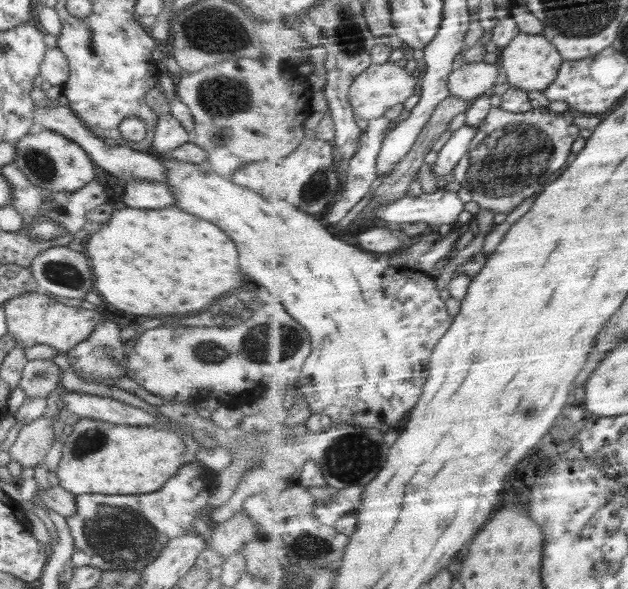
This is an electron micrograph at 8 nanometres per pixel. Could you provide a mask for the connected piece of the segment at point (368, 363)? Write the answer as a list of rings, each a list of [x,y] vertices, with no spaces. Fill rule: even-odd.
[[[156,154],[156,158],[165,166],[167,170],[166,185],[170,187],[172,196],[174,196],[174,204],[177,208],[182,208],[183,212],[200,216],[202,220],[208,220],[216,226],[220,226],[230,240],[236,244],[238,254],[240,254],[240,266],[242,270],[252,278],[252,282],[264,286],[260,288],[267,299],[281,300],[288,312],[299,320],[310,332],[312,337],[312,355],[303,366],[303,374],[299,378],[299,384],[295,388],[299,391],[307,401],[310,408],[316,414],[326,414],[330,416],[334,424],[338,425],[354,425],[360,427],[376,428],[388,424],[390,427],[401,426],[410,418],[416,405],[423,398],[426,384],[431,375],[431,357],[437,350],[438,344],[443,340],[449,328],[455,323],[455,317],[450,315],[446,307],[446,301],[442,298],[442,292],[438,289],[436,276],[430,276],[426,272],[414,271],[410,268],[400,269],[392,267],[389,260],[372,251],[352,246],[340,238],[336,238],[327,228],[327,223],[318,220],[316,216],[304,212],[303,209],[297,208],[290,201],[286,200],[265,200],[259,193],[244,188],[239,184],[234,184],[230,178],[218,176],[216,172],[212,172],[209,164],[206,162],[200,164],[192,164],[188,162],[180,162],[174,158],[167,158],[165,155]]]

